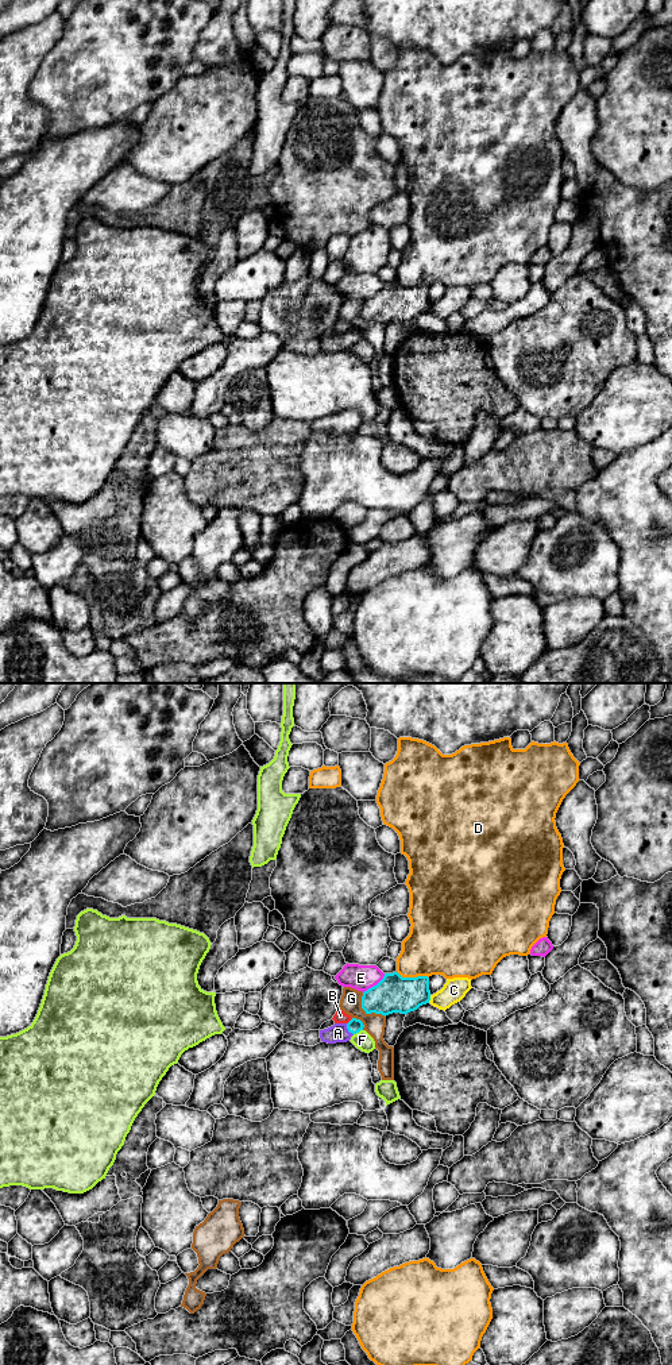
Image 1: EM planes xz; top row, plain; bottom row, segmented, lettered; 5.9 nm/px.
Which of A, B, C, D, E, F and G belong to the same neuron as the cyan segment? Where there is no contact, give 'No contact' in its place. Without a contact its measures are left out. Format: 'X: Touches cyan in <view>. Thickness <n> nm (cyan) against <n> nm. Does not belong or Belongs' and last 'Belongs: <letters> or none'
A: Touches cyan in xz. Thickness 90 nm (cyan) against 110 nm. Belongs
B: Touches cyan in xz. Thickness 90 nm (cyan) against 80 nm. Does not belong
C: Touches cyan in xz. Thickness 220 nm (cyan) against 140 nm. Does not belong
D: Touches cyan in xz. Thickness 220 nm (cyan) against 360 nm. Does not belong
E: Touches cyan in xz. Thickness 220 nm (cyan) against 150 nm. Does not belong
F: Touches cyan in xz. Thickness 90 nm (cyan) against 110 nm. Does not belong
G: Touches cyan in xz. Thickness 220 nm (cyan) against 130 nm. Does not belong
Belongs: A

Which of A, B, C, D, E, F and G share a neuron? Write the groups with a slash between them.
A / B / C / D / E / F / G

